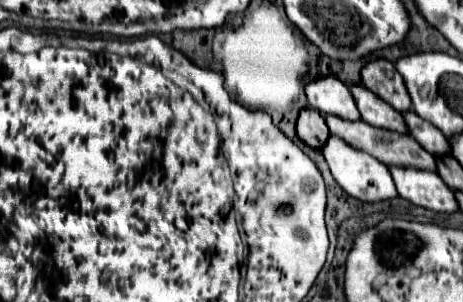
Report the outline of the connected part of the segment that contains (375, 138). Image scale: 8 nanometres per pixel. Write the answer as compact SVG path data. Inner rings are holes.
M326 116L328 128L334 136L338 136L340 140L344 140L346 144L374 156L376 160L380 160L386 166L400 166L400 168L416 168L416 170L430 170L436 172L436 158L426 152L412 136L402 136L390 130L382 130L382 128L374 128L366 122L348 122L348 120L340 120L338 116Z

